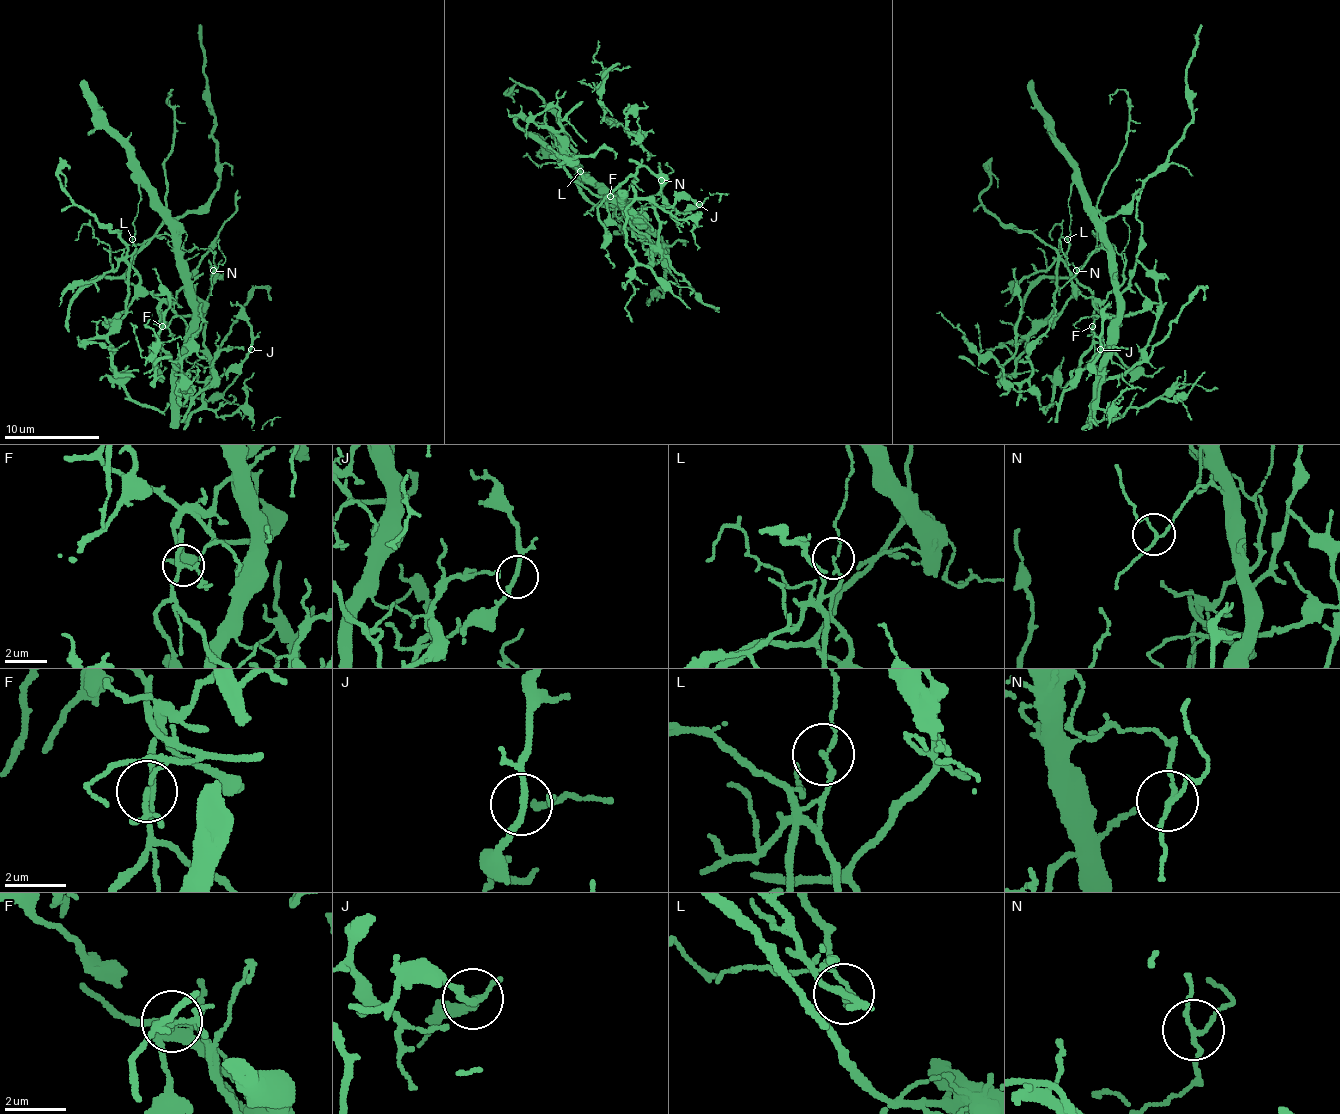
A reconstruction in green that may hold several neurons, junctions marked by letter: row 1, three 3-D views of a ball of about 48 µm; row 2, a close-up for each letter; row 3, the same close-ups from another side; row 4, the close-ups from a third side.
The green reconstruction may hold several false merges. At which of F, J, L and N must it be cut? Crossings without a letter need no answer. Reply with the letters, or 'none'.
F, L

